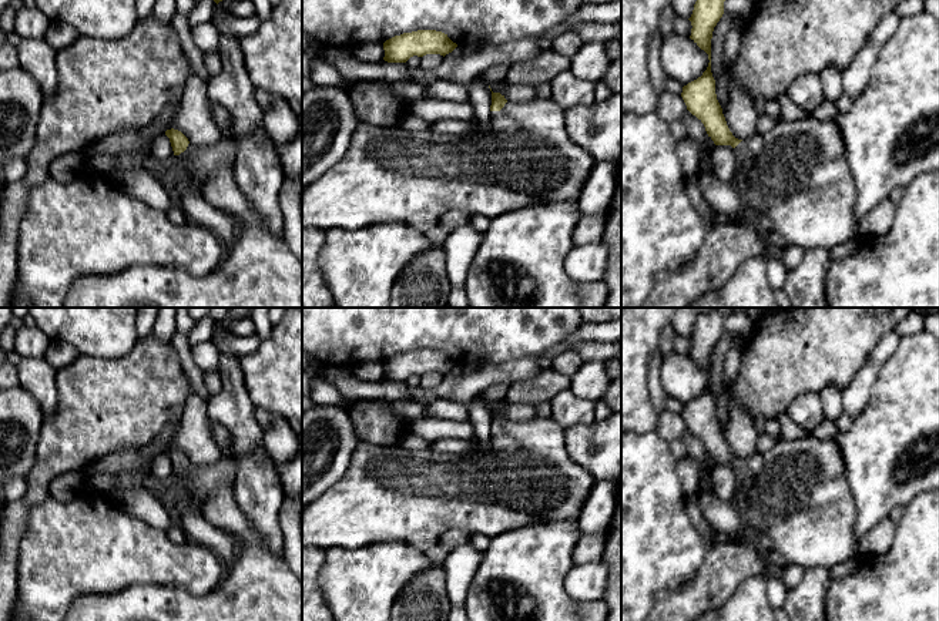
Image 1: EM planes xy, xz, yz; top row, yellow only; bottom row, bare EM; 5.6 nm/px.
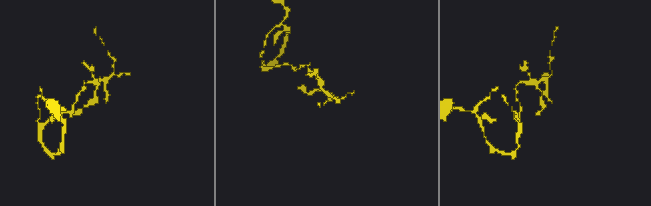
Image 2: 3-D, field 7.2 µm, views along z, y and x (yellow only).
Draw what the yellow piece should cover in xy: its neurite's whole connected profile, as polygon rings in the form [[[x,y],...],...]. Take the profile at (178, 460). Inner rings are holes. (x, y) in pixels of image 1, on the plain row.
[[[167,449],[174,474],[188,476],[190,489],[184,496],[184,506],[192,506],[201,511],[201,503],[222,484],[234,484],[237,476],[237,457],[222,456],[218,461],[195,467],[188,457],[178,449]]]

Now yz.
[[[717,309],[700,312],[691,336],[690,358],[708,373],[708,386],[701,396],[683,406],[681,416],[687,429],[705,446],[715,464],[731,464],[737,476],[735,506],[754,531],[765,531],[787,565],[804,570],[831,568],[861,555],[859,538],[855,536],[856,508],[845,474],[845,463],[834,440],[815,436],[804,439],[779,439],[765,452],[738,459],[730,450],[715,413],[711,392],[712,350],[724,333],[724,320]]]

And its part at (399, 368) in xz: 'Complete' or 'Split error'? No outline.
Complete

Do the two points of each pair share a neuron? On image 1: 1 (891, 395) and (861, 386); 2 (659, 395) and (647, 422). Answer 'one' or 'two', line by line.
1: two
2: two

